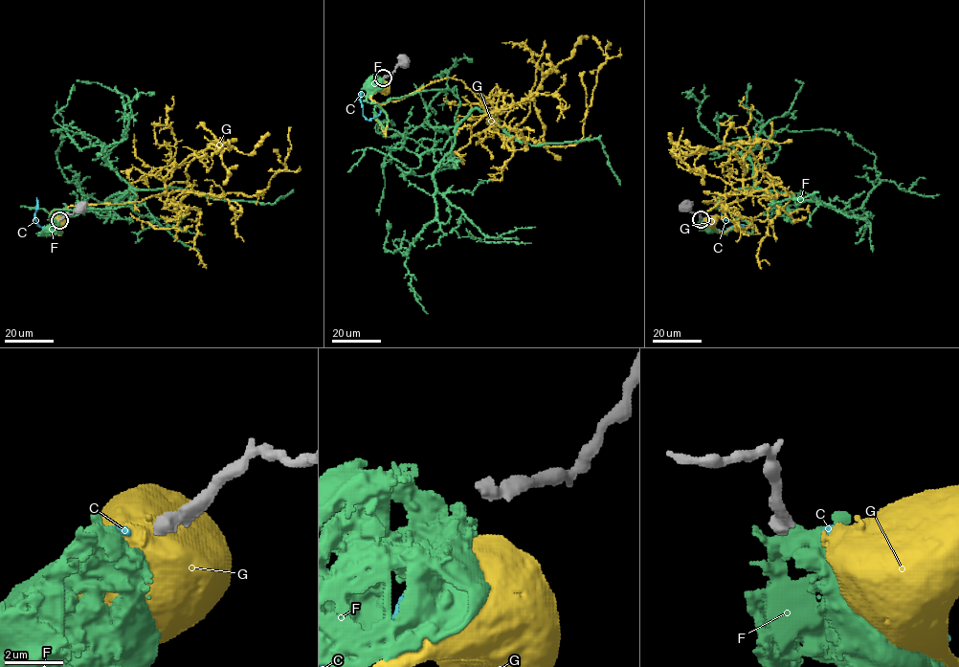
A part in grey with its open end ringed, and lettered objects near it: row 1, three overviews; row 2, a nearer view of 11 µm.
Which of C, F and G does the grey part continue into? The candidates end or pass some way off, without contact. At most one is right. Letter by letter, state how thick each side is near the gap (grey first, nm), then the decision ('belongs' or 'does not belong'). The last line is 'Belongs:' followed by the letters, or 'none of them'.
C: 500/280 nm | does not belong
F: 500/550 nm | does not belong
G: 500/550 nm | does not belong
Belongs: none of them

